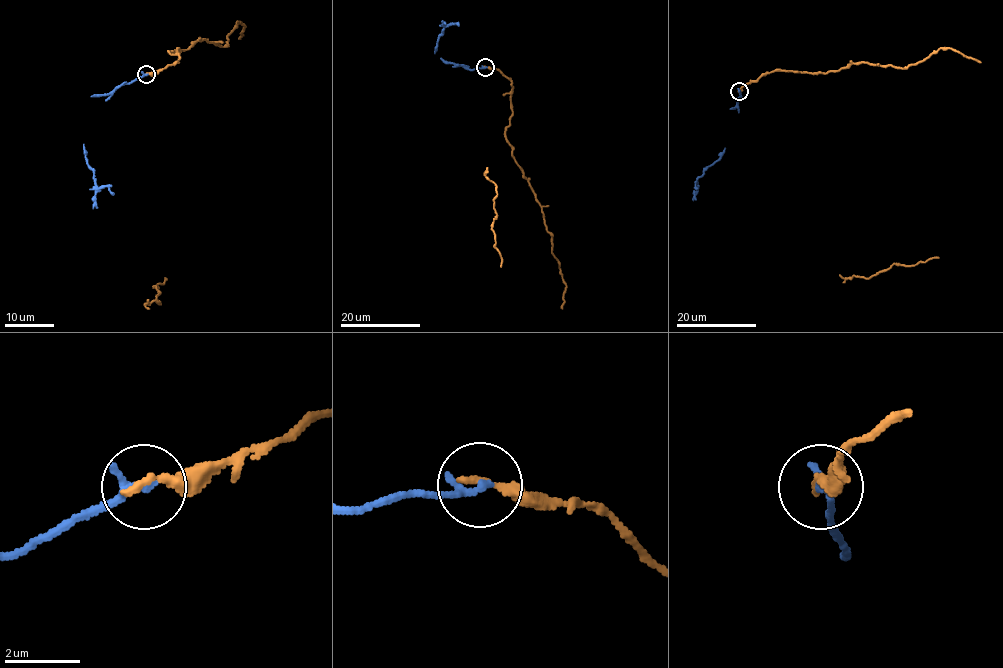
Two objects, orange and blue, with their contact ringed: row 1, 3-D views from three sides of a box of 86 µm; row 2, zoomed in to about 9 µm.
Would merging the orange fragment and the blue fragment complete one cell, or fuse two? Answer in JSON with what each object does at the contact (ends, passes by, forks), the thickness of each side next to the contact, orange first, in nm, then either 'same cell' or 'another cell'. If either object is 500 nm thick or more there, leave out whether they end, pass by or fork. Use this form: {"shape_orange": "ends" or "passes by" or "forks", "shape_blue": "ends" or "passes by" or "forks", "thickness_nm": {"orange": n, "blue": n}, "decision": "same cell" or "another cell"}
{"shape_orange": "ends", "shape_blue": "ends", "thickness_nm": {"orange": 260, "blue": 240}, "decision": "another cell"}

